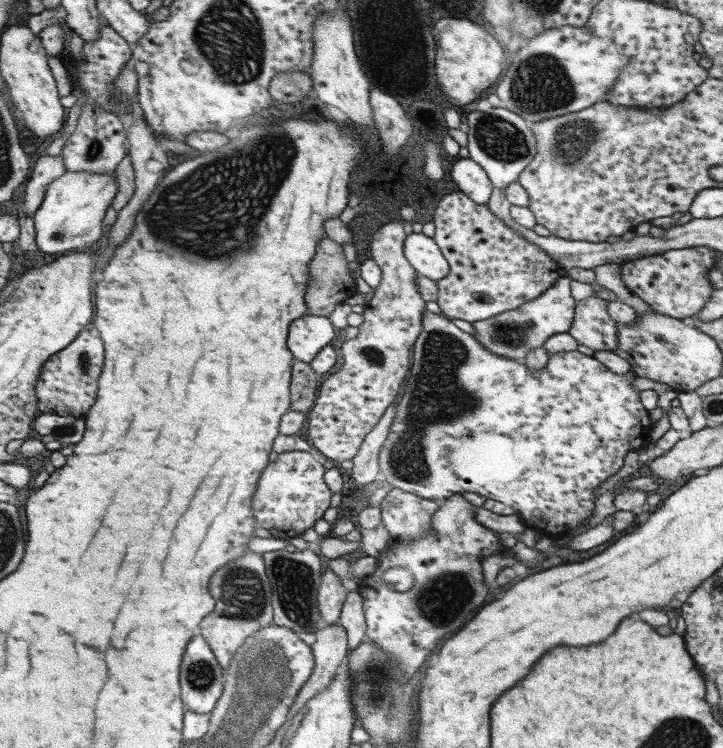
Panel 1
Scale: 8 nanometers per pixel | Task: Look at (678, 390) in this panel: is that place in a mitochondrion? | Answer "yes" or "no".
no

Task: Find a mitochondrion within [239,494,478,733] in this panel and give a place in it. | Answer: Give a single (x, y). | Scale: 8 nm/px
(438, 601)

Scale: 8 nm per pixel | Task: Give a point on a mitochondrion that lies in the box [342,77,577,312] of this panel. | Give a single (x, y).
(499, 138)

